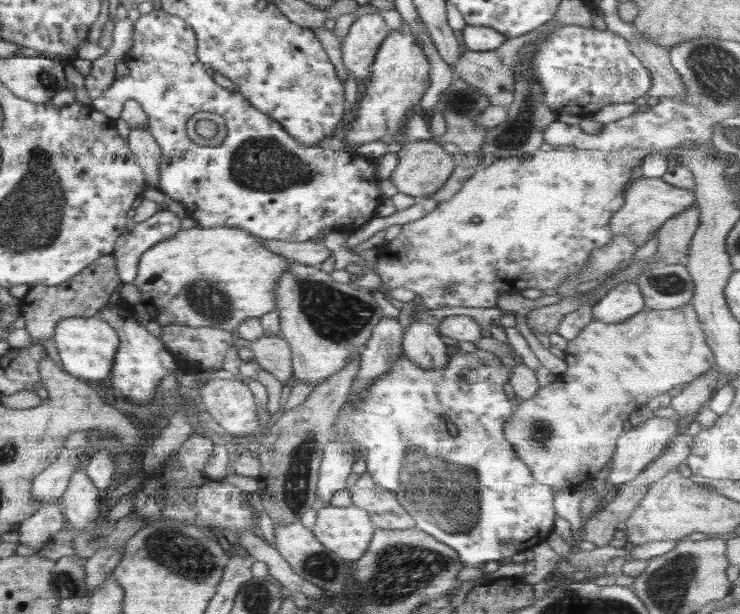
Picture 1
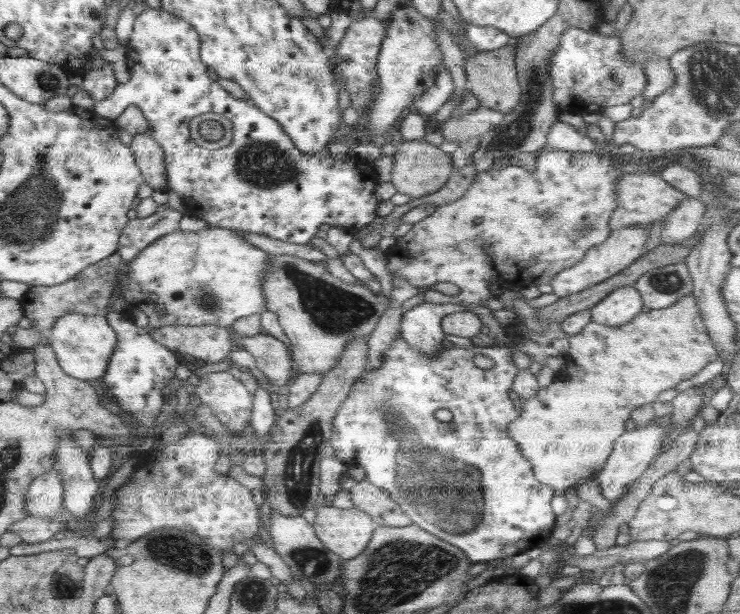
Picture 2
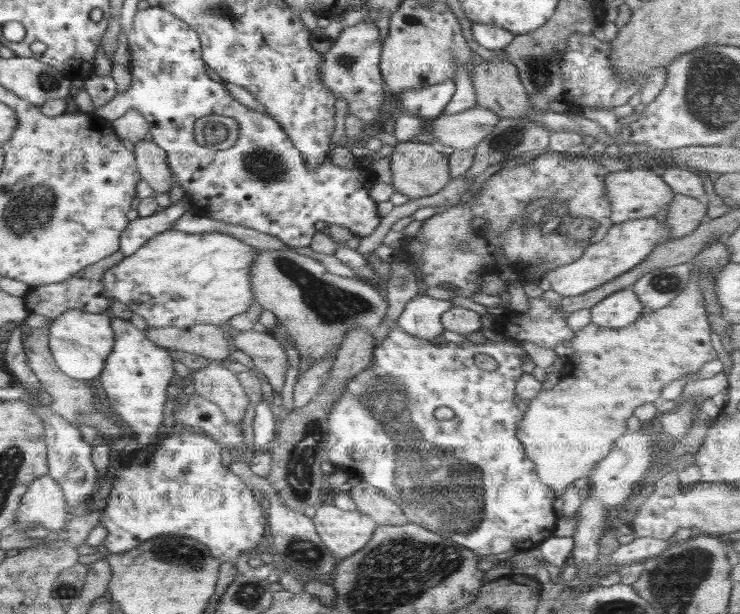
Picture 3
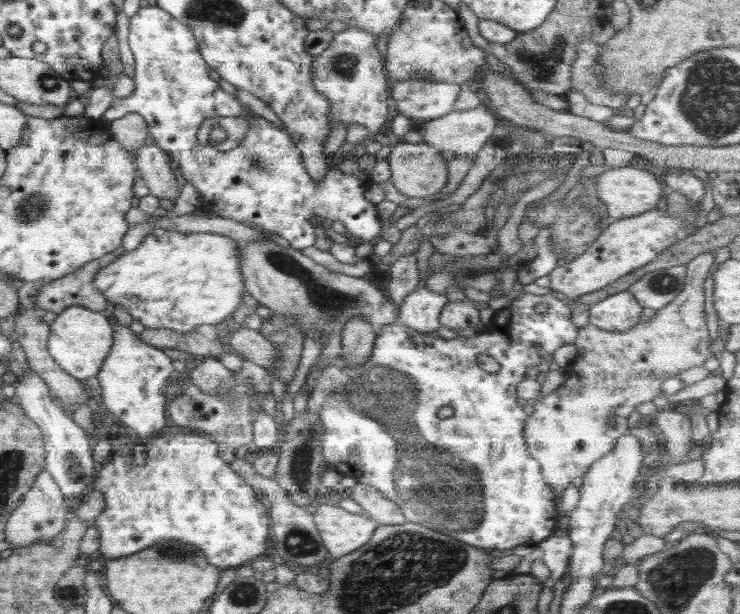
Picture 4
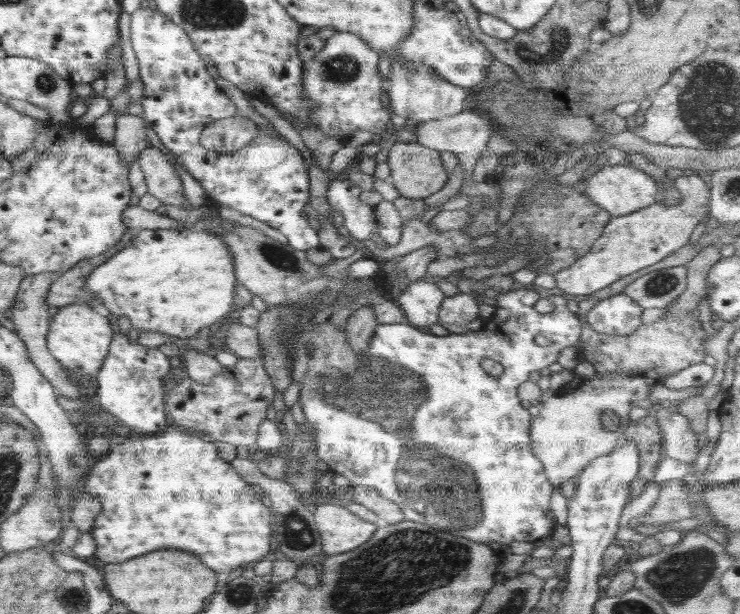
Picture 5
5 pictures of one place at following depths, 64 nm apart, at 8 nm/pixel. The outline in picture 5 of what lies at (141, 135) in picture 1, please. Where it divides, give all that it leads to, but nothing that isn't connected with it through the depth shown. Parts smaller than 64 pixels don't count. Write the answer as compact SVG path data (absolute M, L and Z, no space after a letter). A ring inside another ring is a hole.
M152 143L144 149L137 162L143 170L148 194L158 198L162 204L178 208L187 202L181 183L184 178L178 176L167 154L157 144Z

